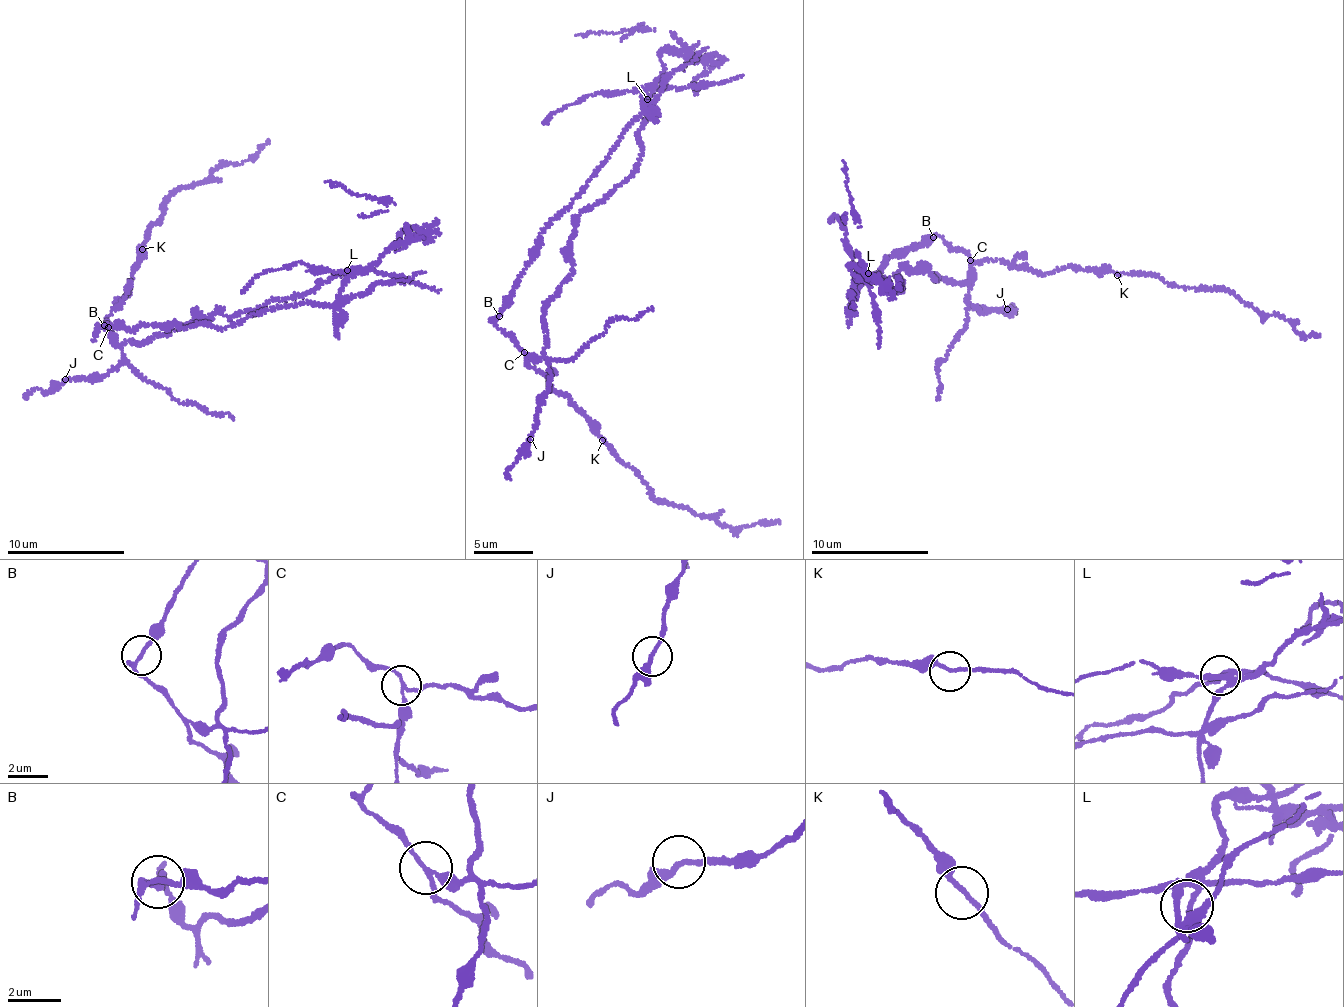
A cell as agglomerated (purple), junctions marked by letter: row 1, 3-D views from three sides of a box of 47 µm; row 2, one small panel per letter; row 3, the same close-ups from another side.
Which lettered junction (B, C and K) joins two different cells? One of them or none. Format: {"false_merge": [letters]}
{"false_merge": ["C"]}

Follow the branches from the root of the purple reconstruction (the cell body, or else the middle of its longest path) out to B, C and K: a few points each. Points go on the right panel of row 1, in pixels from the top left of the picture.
B: (938, 278), (970, 282), (972, 270), (970, 257), (962, 251), (955, 250), (940, 237), (933, 237)
C: (938, 278), (970, 282), (970, 260)
K: (938, 278), (970, 282), (975, 264), (1000, 259), (1011, 267), (1045, 273), (1071, 267), (1105, 269), (1117, 275)

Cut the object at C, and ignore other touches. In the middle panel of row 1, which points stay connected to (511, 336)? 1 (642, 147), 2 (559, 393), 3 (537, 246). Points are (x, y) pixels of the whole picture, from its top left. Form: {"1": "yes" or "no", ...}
{"1": "no", "2": "yes", "3": "yes"}

